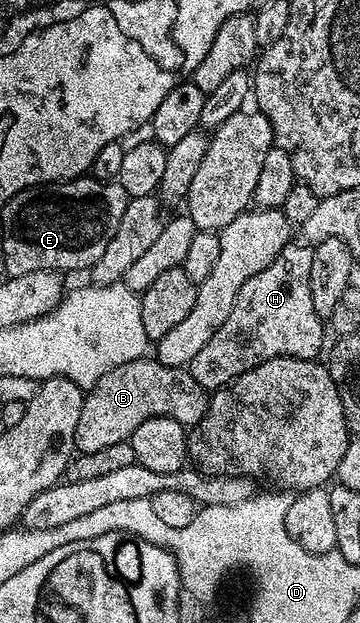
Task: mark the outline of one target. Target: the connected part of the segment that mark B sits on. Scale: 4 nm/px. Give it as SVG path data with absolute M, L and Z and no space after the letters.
M142 356L131 363L120 364L117 368L111 368L111 372L107 372L107 374L99 379L93 387L87 390L85 403L83 404L83 412L79 412L79 424L75 428L75 440L73 441L74 447L80 452L99 452L99 448L108 448L111 444L130 441L135 432L135 428L139 428L139 424L143 424L143 420L151 420L152 418L170 418L183 427L192 428L196 426L199 420L203 420L203 416L209 407L209 400L210 395L200 386L200 384L198 384L195 380L195 376L189 374L188 369L167 367L163 365L163 363L154 360L152 357Z

